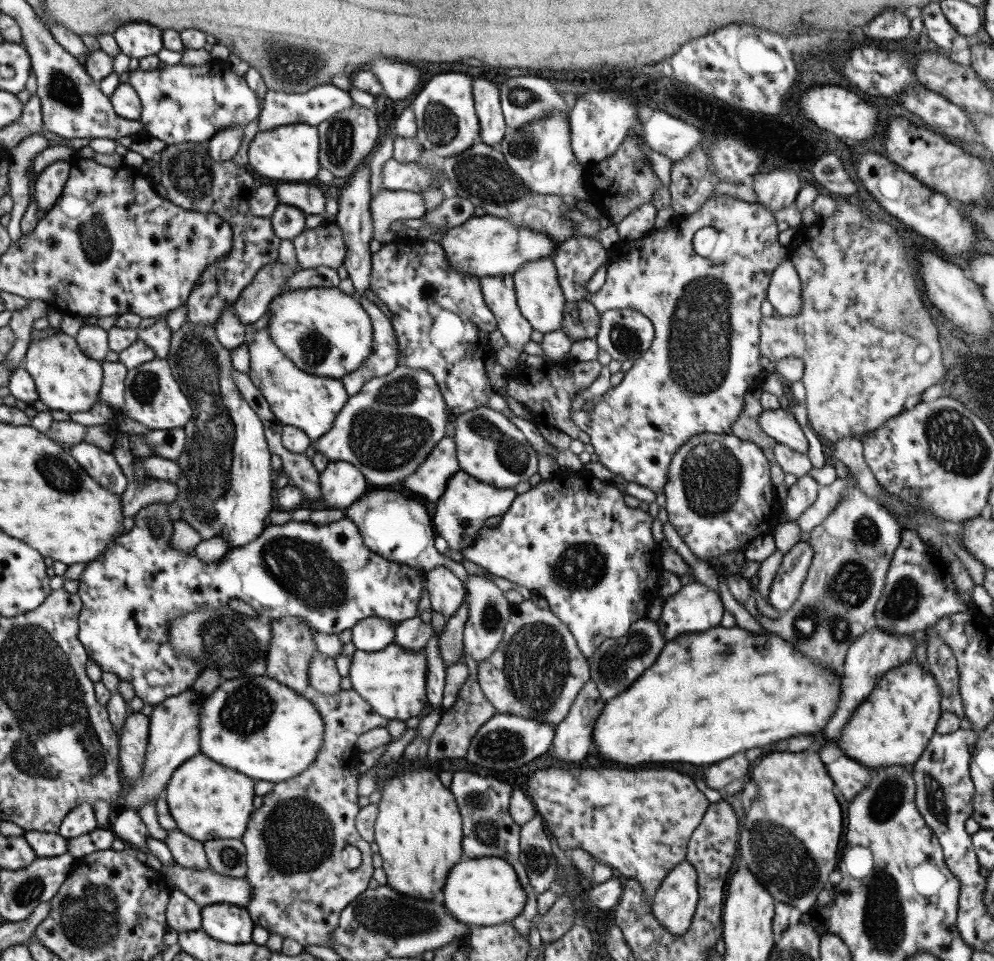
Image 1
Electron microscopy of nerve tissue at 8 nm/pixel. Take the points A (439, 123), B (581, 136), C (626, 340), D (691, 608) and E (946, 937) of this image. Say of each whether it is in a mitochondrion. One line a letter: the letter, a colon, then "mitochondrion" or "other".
A: mitochondrion
B: other
C: mitochondrion
D: other
E: other

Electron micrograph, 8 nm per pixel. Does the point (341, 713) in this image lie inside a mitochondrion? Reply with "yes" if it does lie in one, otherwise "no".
no

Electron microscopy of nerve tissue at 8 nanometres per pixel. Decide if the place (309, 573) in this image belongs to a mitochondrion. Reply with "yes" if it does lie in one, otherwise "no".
yes

